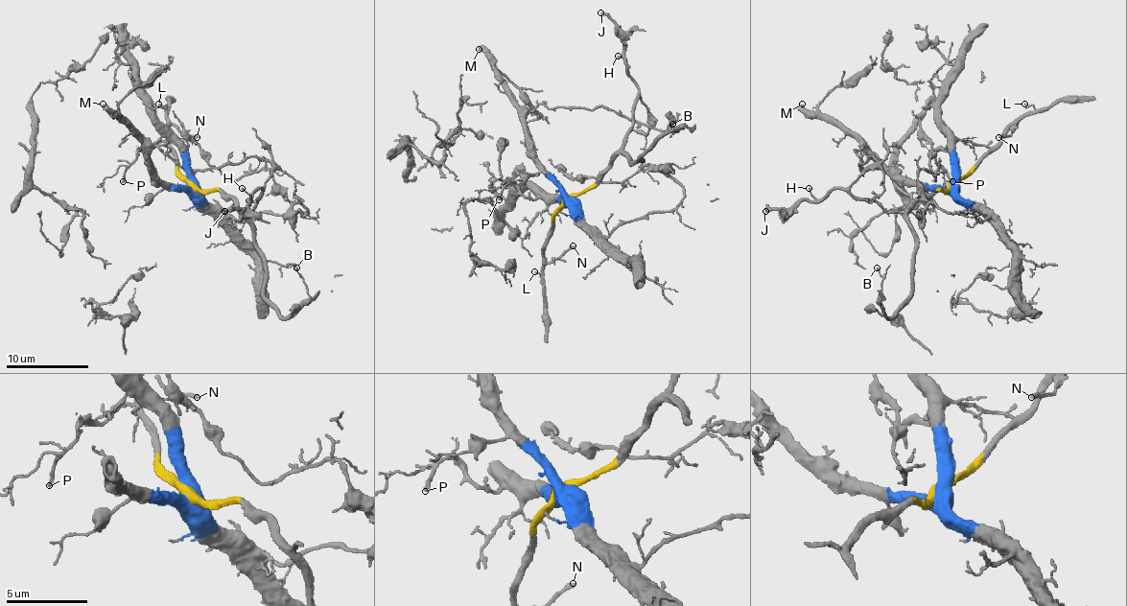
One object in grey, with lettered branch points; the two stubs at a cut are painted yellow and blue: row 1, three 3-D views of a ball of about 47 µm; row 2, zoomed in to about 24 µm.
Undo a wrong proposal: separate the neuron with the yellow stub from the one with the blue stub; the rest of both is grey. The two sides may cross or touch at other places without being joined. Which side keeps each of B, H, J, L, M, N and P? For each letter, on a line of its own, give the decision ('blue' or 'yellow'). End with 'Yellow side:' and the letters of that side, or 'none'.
B: yellow
H: yellow
J: yellow
L: yellow
M: blue
N: yellow
P: blue
Yellow side: B, H, J, L, N

